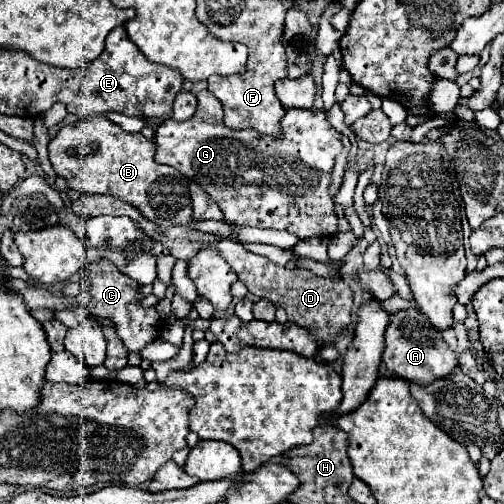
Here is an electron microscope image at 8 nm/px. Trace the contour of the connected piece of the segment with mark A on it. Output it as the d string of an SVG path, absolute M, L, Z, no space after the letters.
M413 309L391 315L391 323L385 331L383 363L387 371L417 385L431 385L437 379L447 379L453 373L453 369L459 365L455 351L449 349L441 333L427 321L423 313L417 313Z

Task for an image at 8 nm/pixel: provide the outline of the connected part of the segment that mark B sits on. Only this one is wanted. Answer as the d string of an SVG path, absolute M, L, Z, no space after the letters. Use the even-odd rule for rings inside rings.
M103 115L87 117L77 123L65 125L59 129L59 133L49 141L49 161L57 175L65 177L71 189L79 193L103 193L119 197L127 203L131 203L139 213L157 223L159 227L171 227L171 225L187 225L191 221L191 197L189 197L189 179L183 177L177 169L171 169L169 165L157 165L155 155L155 143L147 141L141 133L127 133L113 121L109 121Z

